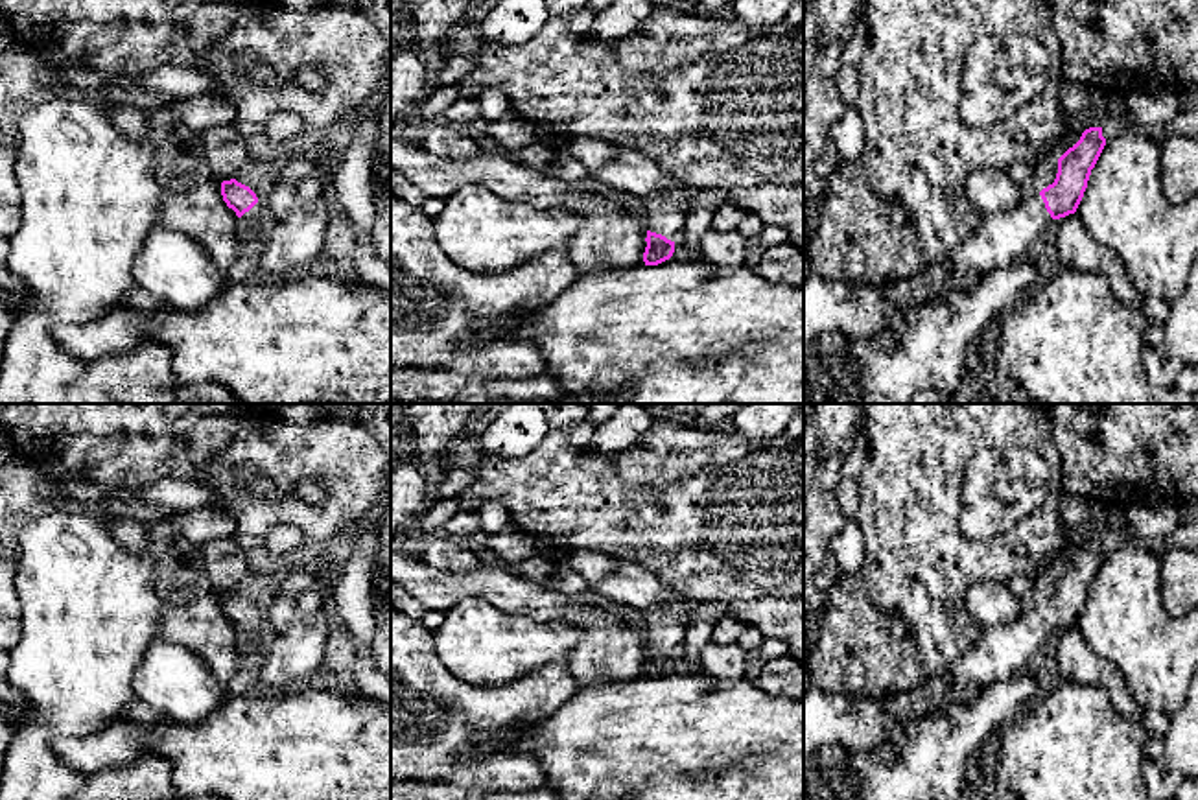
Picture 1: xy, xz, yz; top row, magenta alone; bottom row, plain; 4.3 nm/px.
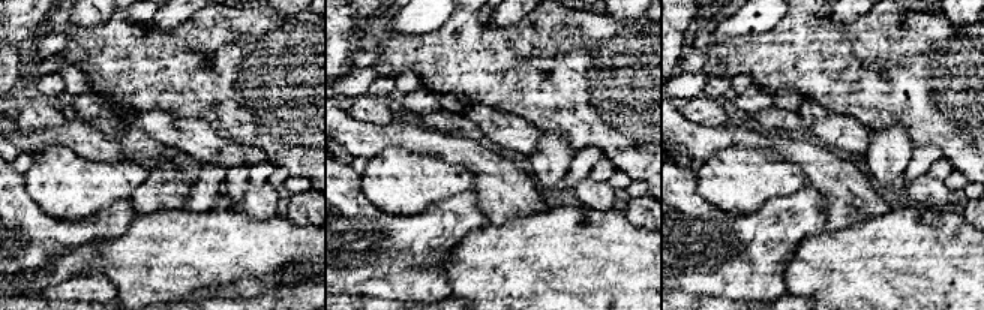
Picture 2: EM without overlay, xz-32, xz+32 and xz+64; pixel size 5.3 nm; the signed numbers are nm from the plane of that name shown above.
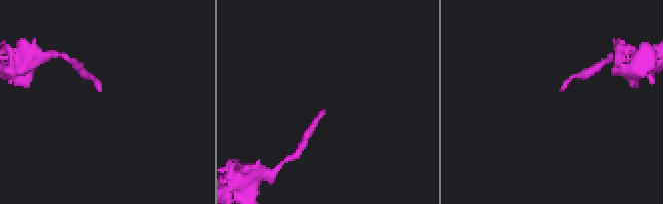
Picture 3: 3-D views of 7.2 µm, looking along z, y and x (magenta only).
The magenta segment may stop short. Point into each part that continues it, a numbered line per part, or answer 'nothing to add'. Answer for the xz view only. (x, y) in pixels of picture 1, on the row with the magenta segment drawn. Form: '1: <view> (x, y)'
1: xz (664, 214)

